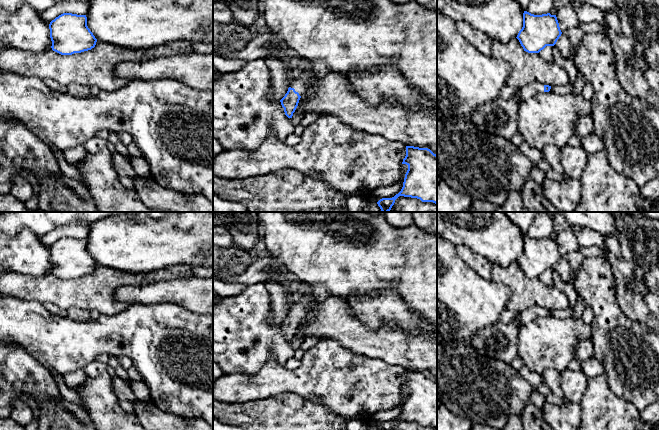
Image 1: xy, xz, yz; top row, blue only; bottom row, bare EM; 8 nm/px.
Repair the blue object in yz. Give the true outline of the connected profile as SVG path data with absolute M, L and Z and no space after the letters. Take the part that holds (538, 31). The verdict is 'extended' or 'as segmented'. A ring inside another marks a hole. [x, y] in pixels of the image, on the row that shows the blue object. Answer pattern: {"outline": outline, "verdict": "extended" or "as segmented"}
{"outline": "M523 13L523 27L517 35L524 51L539 53L546 46L554 46L562 32L556 15Z", "verdict": "as segmented"}

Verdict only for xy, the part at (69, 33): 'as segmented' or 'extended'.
as segmented

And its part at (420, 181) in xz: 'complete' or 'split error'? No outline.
complete

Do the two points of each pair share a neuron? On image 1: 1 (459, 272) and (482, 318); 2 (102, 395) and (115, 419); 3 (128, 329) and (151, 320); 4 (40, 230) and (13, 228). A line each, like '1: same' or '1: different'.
1: same
2: same
3: same
4: same

